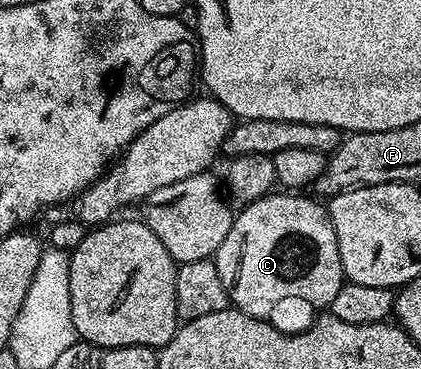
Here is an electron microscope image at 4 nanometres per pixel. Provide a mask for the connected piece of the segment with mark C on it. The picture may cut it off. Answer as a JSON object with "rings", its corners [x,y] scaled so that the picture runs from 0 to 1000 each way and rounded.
{"rings":[[[651,520],[580,561],[572,580],[556,588],[549,629],[539,629],[539,650],[520,661],[511,691],[520,759],[530,759],[530,780],[539,780],[546,821],[587,856],[620,862],[679,905],[724,894],[755,846],[789,832],[805,780],[822,762],[779,566],[765,550],[760,558],[715,534],[724,531],[705,520]]]}

